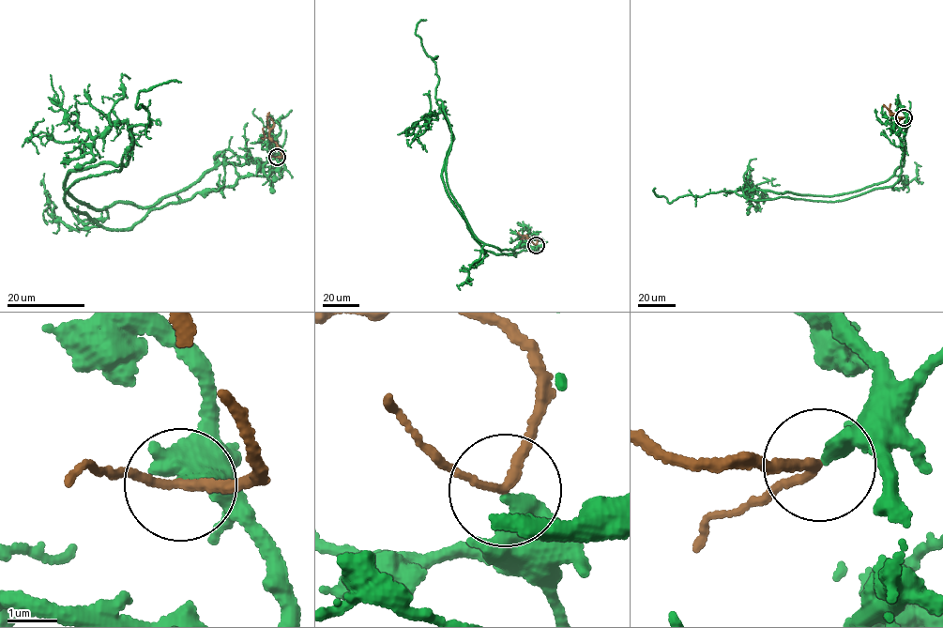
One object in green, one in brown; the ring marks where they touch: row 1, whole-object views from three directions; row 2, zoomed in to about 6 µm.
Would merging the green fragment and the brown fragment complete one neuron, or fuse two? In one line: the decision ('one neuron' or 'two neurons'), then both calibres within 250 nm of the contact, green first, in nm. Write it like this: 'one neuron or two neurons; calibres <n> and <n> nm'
one neuron; calibres 360 and 160 nm

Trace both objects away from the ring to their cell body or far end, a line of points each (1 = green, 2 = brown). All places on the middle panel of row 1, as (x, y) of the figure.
1: (536, 245), (494, 253), (471, 233), (442, 177), (442, 105), (473, 233), (512, 250), (537, 237), (518, 223)
2: (536, 245), (536, 239), (518, 232)

